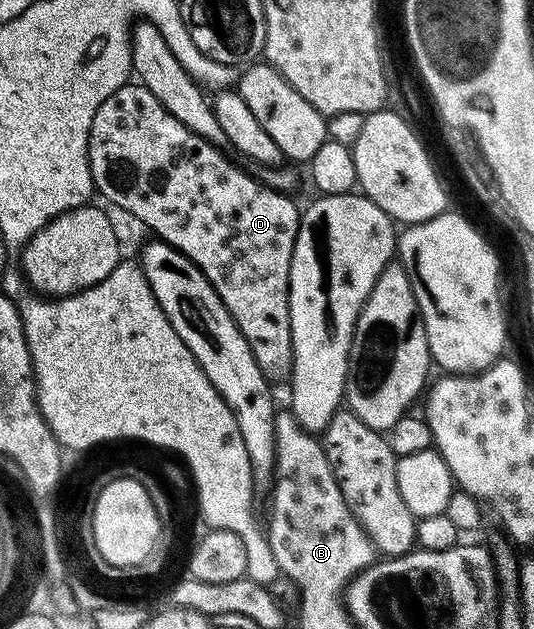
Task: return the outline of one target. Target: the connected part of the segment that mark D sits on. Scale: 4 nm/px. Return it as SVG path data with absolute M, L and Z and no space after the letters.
M129 83L122 86L118 91L114 91L114 95L110 95L110 99L106 99L106 103L102 103L102 107L98 107L98 111L94 111L94 123L90 127L90 135L88 136L88 166L92 172L95 192L99 196L101 193L110 204L117 205L122 212L137 217L146 228L156 232L153 234L159 240L182 251L182 255L186 255L186 259L190 259L196 264L202 271L202 275L206 275L206 279L210 279L214 291L218 291L222 303L230 311L230 315L242 331L246 343L250 343L250 351L254 355L262 375L272 383L277 383L276 381L287 382L292 376L292 332L290 331L290 303L288 302L290 263L294 255L294 243L300 226L301 210L296 209L295 203L288 198L291 196L287 192L272 189L264 184L259 176L251 177L246 170L232 165L231 159L223 153L224 151L221 146L213 145L211 141L194 135L194 131L190 131L190 127L182 127L182 123L178 123L178 119L174 119L174 115L170 115L170 111L166 111L166 107L162 107L162 103L158 103L158 99L154 99L150 90L139 83Z

